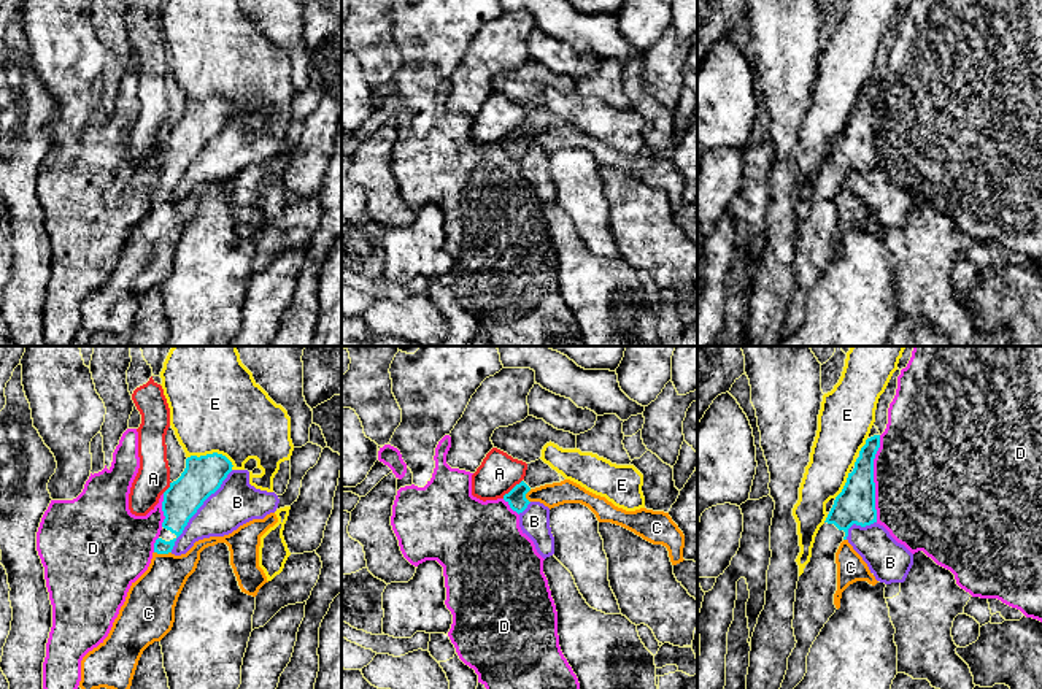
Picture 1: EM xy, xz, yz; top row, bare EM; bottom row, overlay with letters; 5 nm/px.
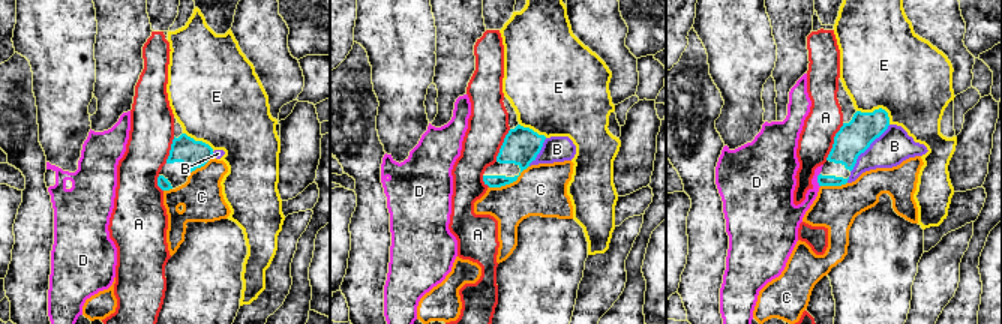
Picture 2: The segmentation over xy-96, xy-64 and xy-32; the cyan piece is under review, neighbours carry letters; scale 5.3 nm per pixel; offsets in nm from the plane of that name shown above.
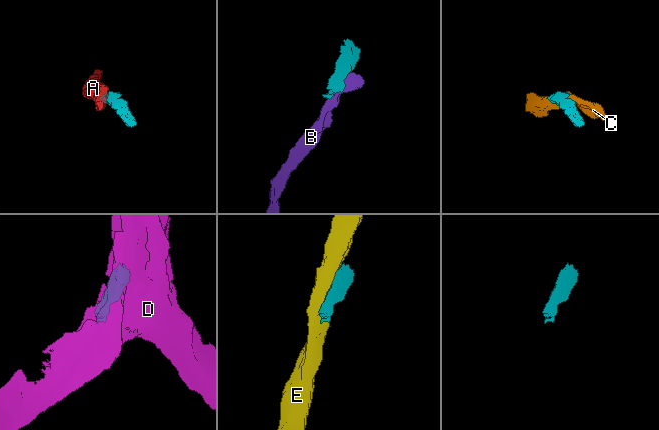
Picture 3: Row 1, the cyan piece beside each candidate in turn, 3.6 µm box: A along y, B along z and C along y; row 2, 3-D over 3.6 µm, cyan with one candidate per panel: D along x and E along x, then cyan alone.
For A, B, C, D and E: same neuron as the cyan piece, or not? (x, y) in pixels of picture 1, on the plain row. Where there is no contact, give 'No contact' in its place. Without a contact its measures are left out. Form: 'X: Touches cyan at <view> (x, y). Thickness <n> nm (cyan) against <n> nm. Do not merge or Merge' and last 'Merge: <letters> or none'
A: Touches cyan at xz (513, 132). Thickness 100 nm (cyan) against 200 nm. Do not merge
B: Touches cyan at xy (196, 156). Thickness 200 nm (cyan) against 220 nm. Do not merge
C: Touches cyan at xy (162, 197). Thickness 170 nm (cyan) against 240 nm. Do not merge
D: Touches cyan at yz (872, 123). Thickness 190 nm (cyan) against 480 nm. Do not merge
E: Touches cyan at xy (212, 99). Thickness 200 nm (cyan) against 460 nm. Do not merge
Merge: none

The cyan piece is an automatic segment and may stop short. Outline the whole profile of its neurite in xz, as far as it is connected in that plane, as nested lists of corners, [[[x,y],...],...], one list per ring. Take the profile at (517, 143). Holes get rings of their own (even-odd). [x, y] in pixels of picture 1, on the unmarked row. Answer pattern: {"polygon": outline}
{"polygon": [[[538,103],[535,106],[527,108],[524,124],[516,129],[508,138],[505,138],[504,144],[510,149],[513,156],[519,159],[531,148],[526,143],[526,138],[531,133],[553,127],[561,127],[559,117],[553,114],[548,108],[545,108],[542,103]]]}

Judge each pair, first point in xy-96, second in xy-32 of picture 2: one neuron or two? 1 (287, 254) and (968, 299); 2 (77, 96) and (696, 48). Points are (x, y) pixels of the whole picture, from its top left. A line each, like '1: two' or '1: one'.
1: two
2: two

